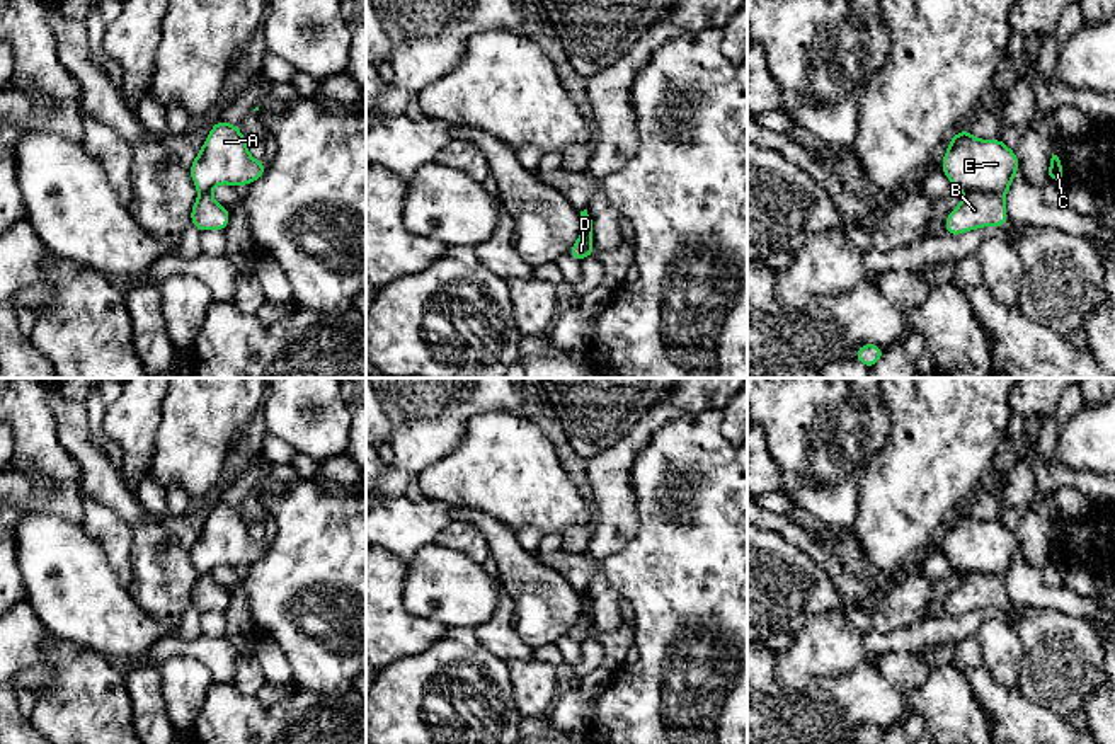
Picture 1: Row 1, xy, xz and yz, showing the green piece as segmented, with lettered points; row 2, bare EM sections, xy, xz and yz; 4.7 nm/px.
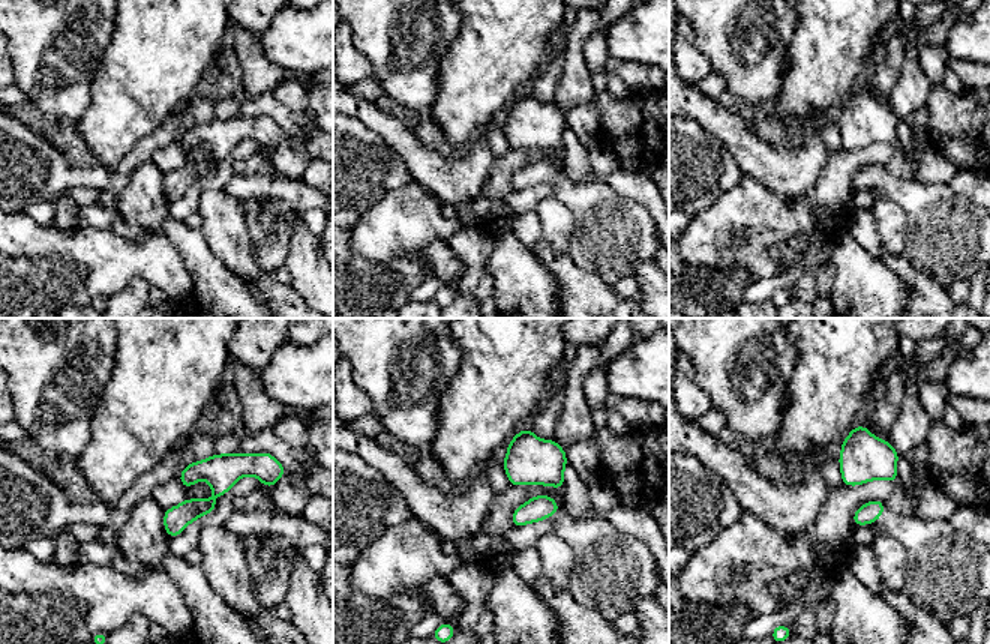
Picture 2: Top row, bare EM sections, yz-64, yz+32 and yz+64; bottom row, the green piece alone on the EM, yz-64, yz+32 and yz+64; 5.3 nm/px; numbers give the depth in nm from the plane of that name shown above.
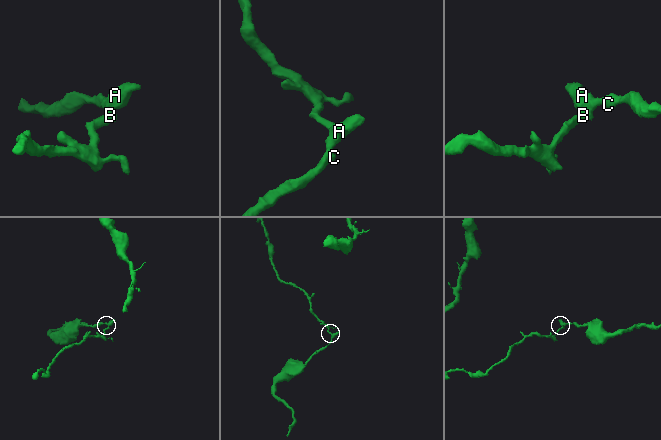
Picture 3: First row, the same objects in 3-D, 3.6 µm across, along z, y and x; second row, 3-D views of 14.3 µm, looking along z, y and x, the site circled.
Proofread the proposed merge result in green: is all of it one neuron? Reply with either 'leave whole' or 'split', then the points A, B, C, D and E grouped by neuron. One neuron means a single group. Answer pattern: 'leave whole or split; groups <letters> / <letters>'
split; groups A C D E / B

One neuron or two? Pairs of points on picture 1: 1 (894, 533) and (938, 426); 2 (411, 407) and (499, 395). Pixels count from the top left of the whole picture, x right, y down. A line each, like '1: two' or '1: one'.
1: one
2: one

